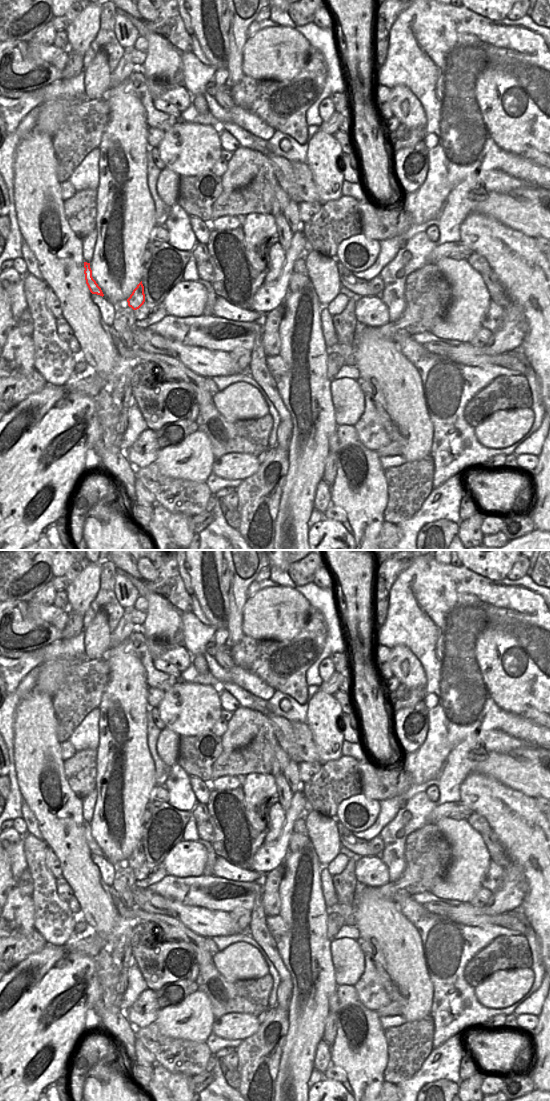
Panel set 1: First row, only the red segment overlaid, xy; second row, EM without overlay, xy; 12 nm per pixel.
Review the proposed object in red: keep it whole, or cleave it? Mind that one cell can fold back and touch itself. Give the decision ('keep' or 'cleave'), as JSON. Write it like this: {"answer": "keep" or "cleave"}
{"answer": "cleave"}

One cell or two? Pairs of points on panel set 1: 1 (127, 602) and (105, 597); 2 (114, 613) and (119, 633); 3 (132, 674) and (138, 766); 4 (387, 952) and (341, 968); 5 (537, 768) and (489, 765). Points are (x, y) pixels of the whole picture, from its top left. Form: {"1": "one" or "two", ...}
{"1": "two", "2": "two", "3": "one", "4": "two", "5": "one"}

